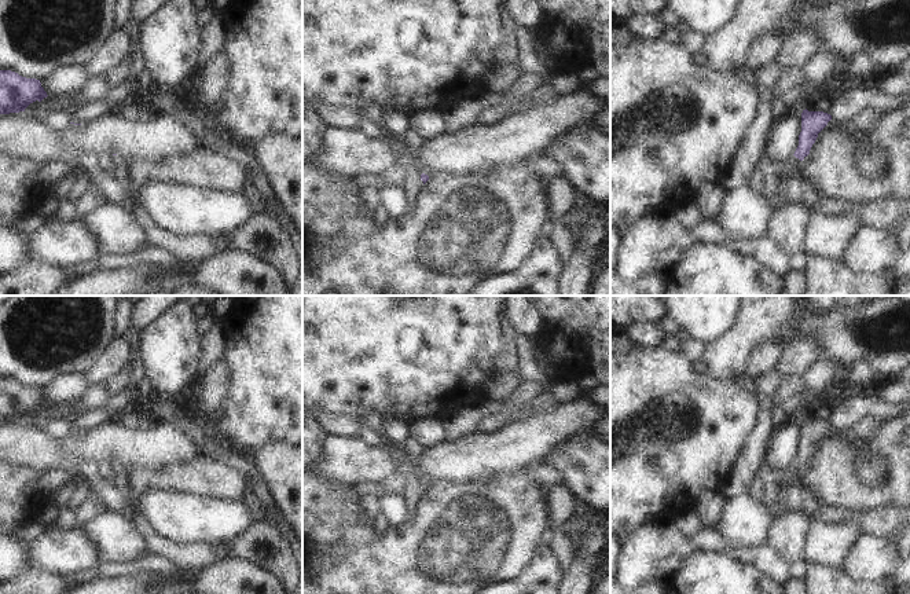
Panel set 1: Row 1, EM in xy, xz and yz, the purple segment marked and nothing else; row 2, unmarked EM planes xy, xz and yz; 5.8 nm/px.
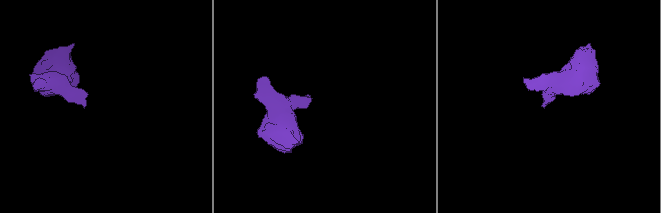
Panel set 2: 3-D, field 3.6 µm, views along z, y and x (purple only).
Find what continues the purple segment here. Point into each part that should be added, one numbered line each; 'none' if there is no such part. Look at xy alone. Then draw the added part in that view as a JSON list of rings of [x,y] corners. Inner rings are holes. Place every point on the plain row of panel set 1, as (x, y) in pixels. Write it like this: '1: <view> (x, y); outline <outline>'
1: xy (120, 475); outline [[[111,463],[113,466],[113,477],[111,483],[120,491],[122,498],[133,496],[133,491],[128,484],[128,470],[121,463]]]

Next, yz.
1: yz (791, 477); outline [[[792,463],[790,466],[786,468],[786,473],[782,476],[782,480],[778,484],[777,517],[784,517],[786,513],[790,512],[788,495],[789,490],[800,481],[799,472],[800,468]]]

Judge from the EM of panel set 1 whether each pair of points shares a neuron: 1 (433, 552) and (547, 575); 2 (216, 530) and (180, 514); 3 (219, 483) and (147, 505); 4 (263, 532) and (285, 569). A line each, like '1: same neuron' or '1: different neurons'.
1: different neurons
2: same neuron
3: different neurons
4: same neuron

